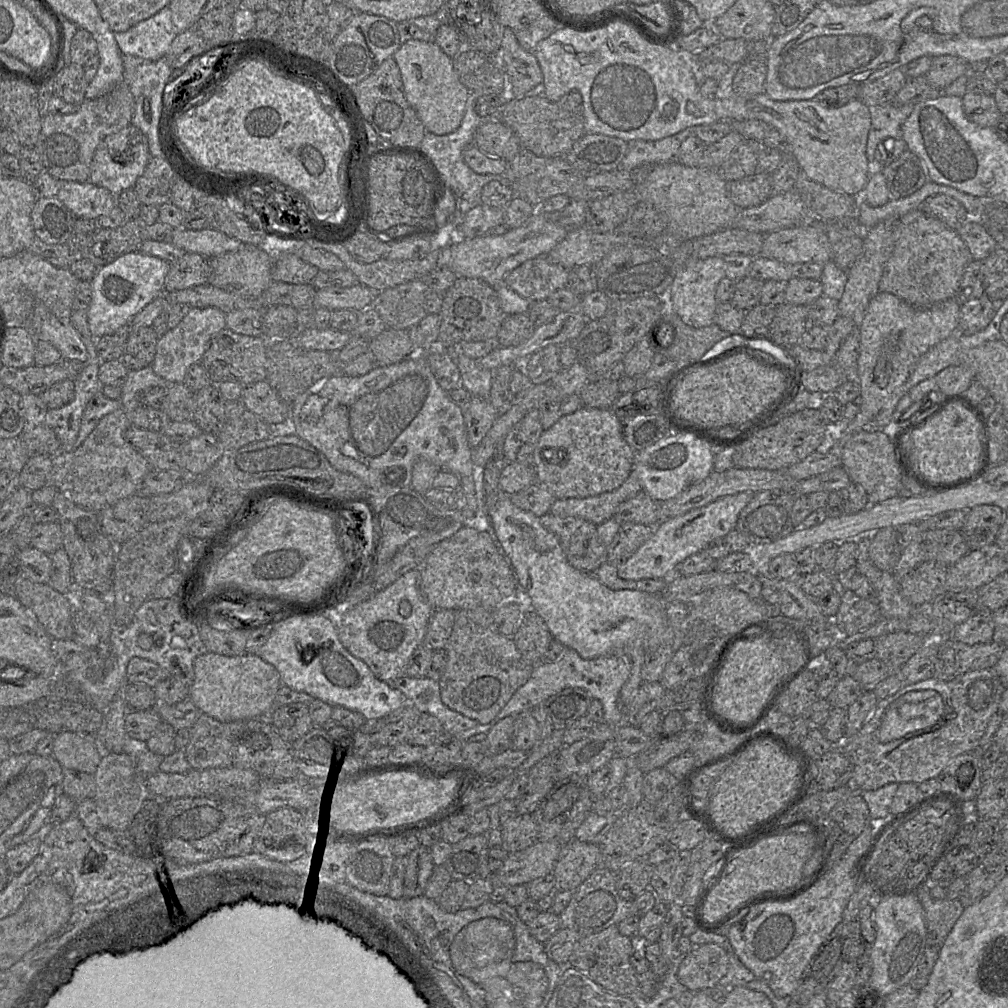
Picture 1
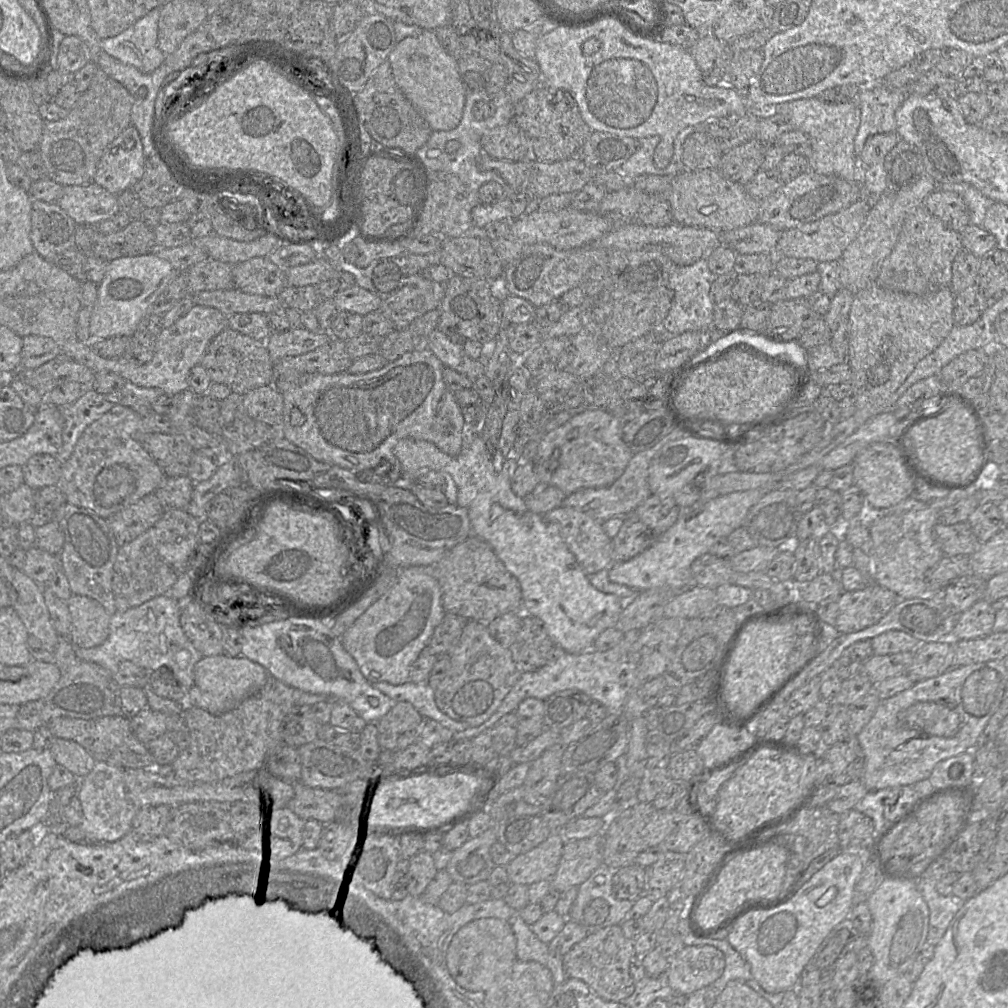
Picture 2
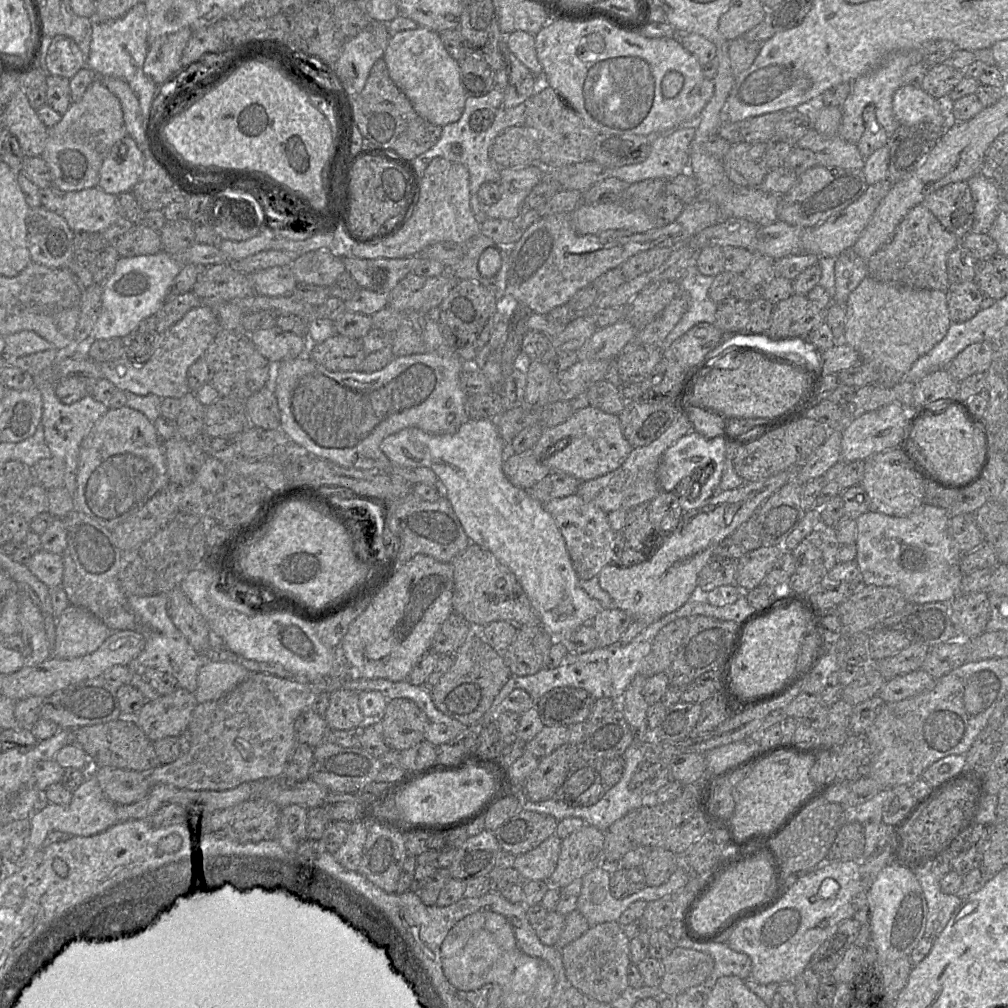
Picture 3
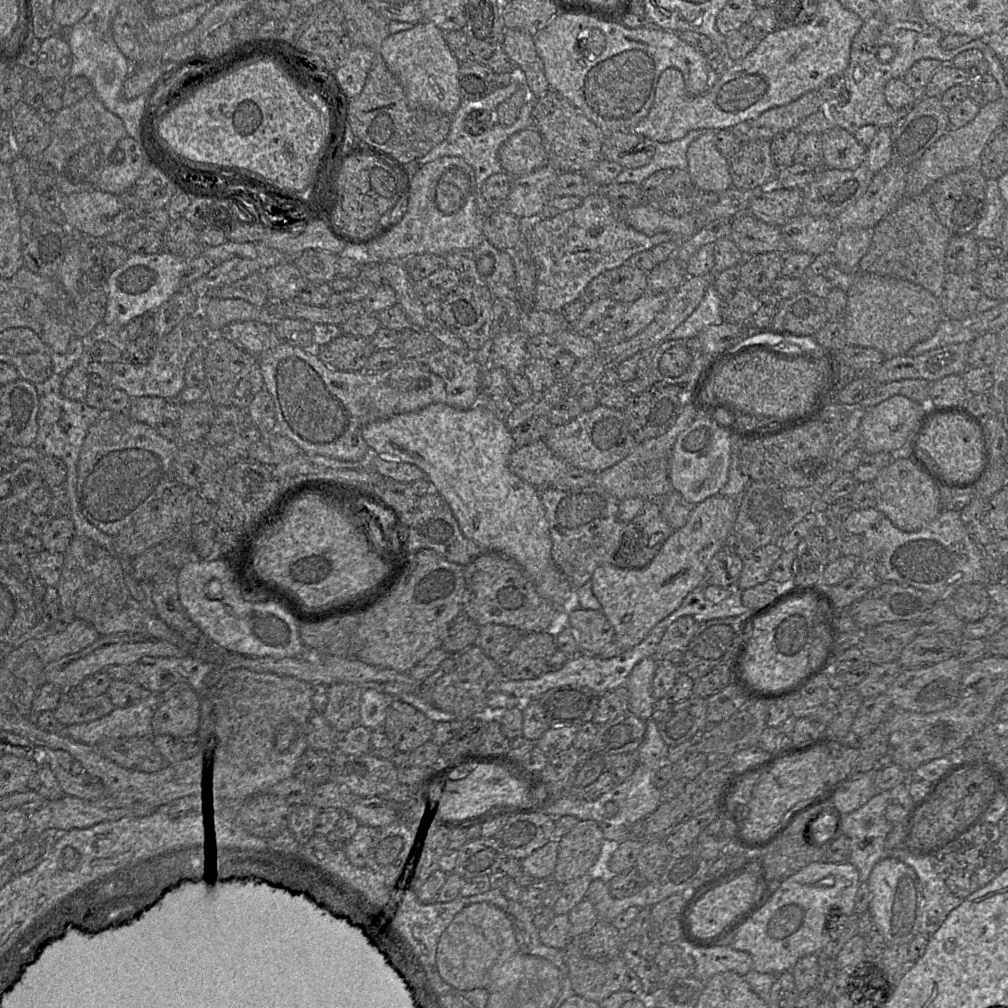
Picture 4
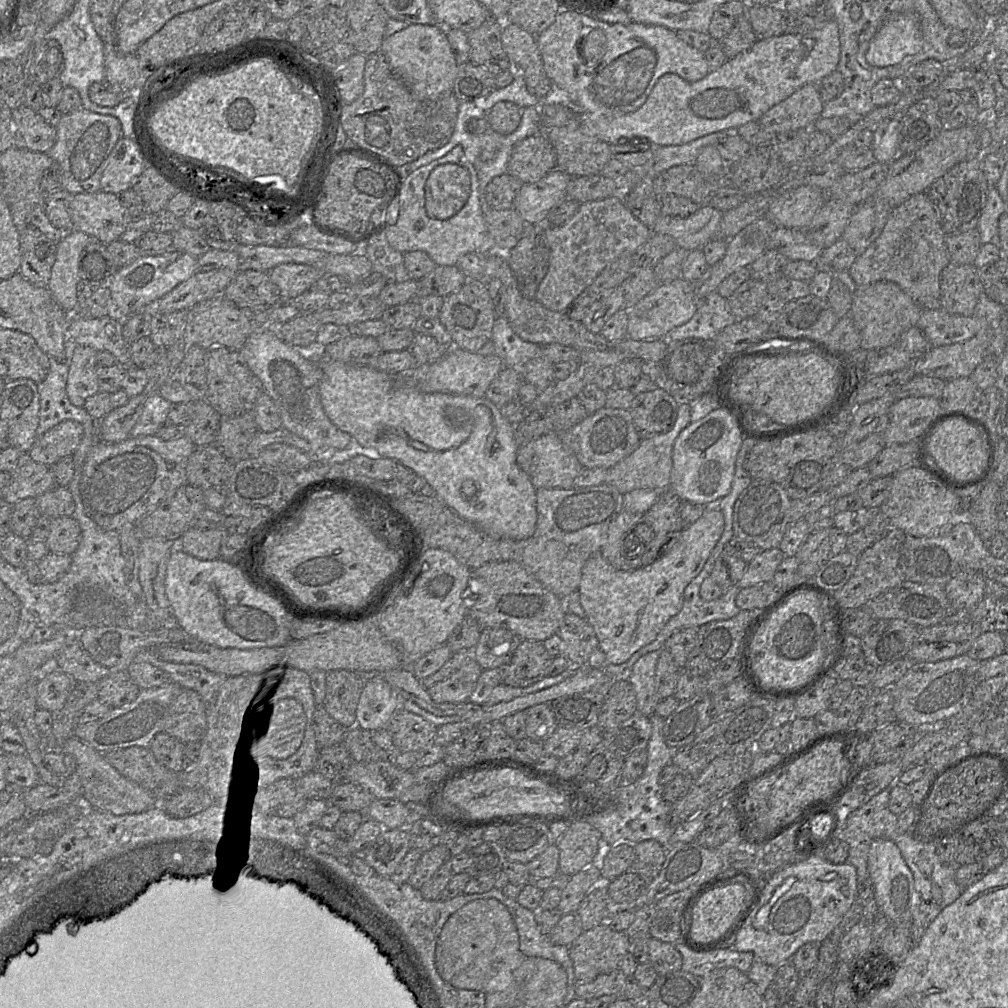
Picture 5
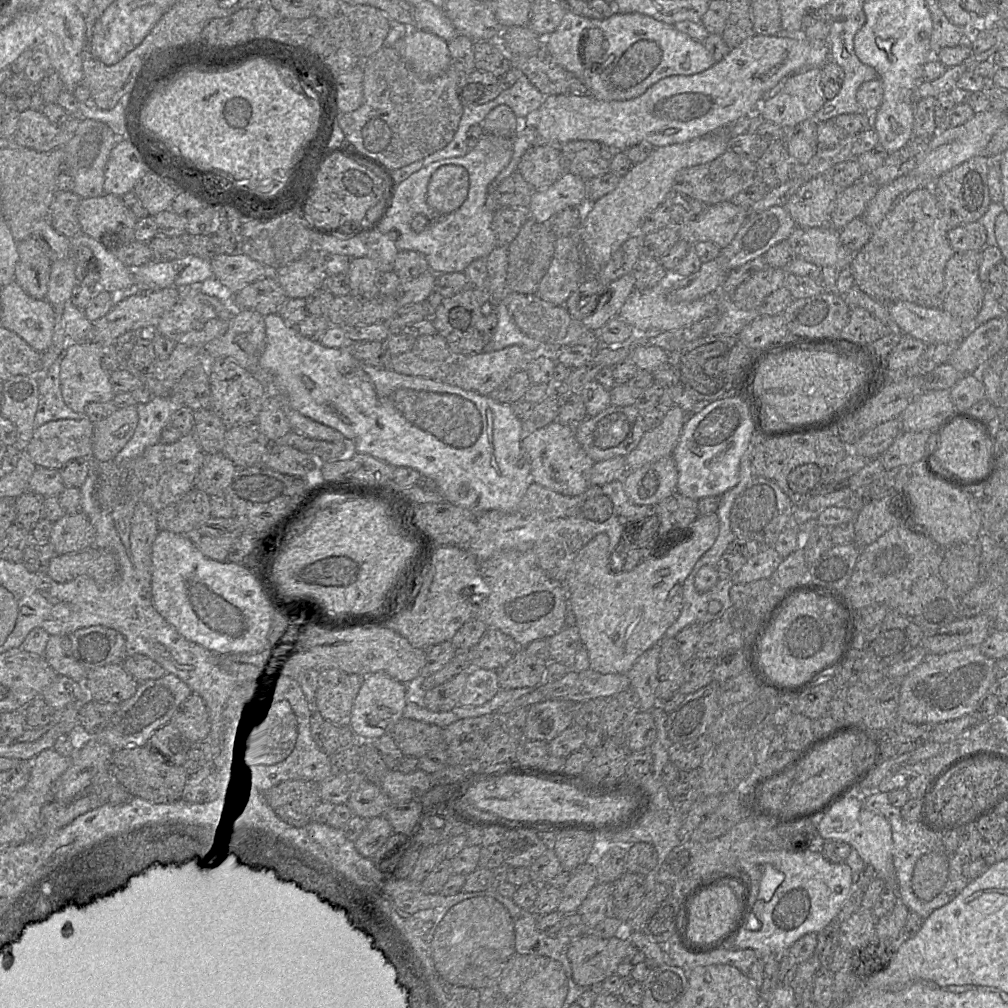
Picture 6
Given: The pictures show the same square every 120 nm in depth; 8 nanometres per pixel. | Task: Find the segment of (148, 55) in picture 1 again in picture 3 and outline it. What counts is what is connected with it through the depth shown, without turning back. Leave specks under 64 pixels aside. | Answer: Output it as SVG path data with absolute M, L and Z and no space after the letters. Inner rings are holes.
M139 3L139 4L135 5L124 16L122 16L118 19L109 20L109 21L105 21L105 22L93 22L90 50L89 50L87 60L86 60L86 66L89 67L97 75L97 77L115 77L115 78L125 80L129 84L129 86L132 88L132 90L135 92L135 94L138 97L140 108L141 108L141 113L144 118L144 128L146 125L149 124L149 116L150 116L152 102L156 96L157 87L159 85L161 85L161 84L156 84L150 77L148 77L144 73L144 70L143 70L144 62L145 62L147 52L149 49L148 33L149 33L149 21L148 21L148 15L147 15L147 11L146 11L146 7L145 7L144 3Z

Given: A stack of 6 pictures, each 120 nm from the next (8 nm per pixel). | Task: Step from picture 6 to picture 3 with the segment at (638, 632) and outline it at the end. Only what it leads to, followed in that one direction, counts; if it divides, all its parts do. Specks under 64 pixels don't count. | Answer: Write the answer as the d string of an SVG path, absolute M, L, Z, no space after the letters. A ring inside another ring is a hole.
M789 469L759 481L745 482L735 489L718 491L698 508L683 511L677 527L665 535L663 544L649 559L630 567L623 567L616 563L604 566L598 574L600 587L611 597L613 607L630 614L633 621L645 621L650 625L672 613L697 594L699 573L714 556L718 544L730 537L774 492L794 477L795 469Z

